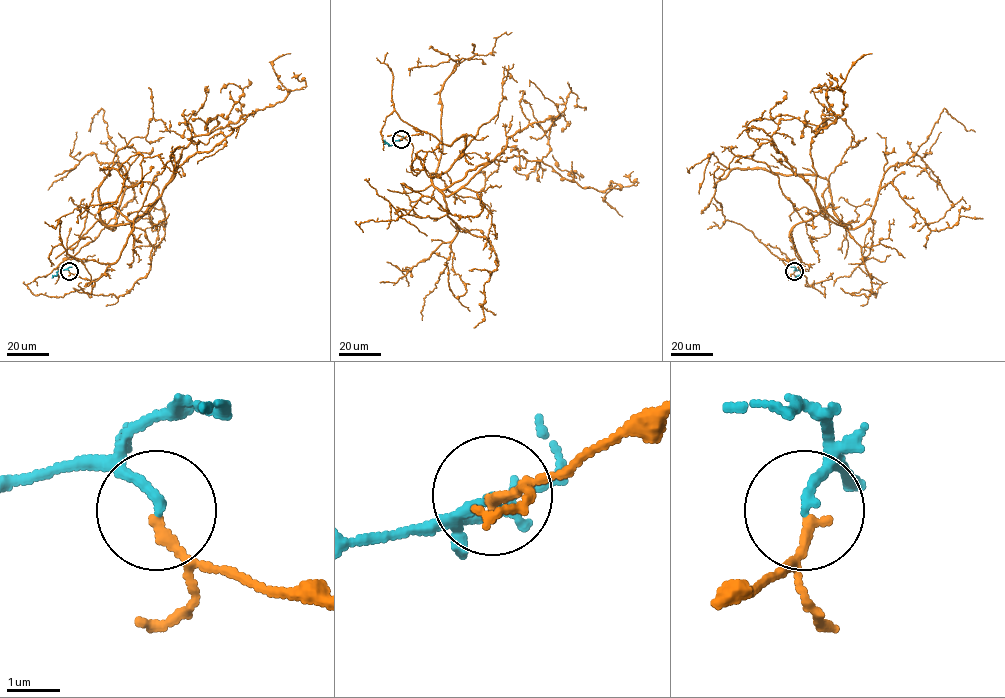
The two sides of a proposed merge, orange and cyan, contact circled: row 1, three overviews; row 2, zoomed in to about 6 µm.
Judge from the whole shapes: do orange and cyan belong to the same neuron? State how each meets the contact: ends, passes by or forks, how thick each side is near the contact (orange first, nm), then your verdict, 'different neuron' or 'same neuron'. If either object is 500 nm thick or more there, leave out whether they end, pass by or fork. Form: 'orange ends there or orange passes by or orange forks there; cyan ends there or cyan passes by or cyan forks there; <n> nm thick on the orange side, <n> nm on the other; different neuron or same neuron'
orange ends there; cyan ends there; 200 nm thick on the orange side, 190 nm on the other; different neuron

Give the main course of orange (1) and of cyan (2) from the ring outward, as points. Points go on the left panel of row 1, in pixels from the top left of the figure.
1: (69, 271), (118, 258), (133, 222), (104, 204), (128, 224), (192, 138), (281, 102), (272, 62), (290, 53)
2: (69, 271), (60, 270), (52, 275)

